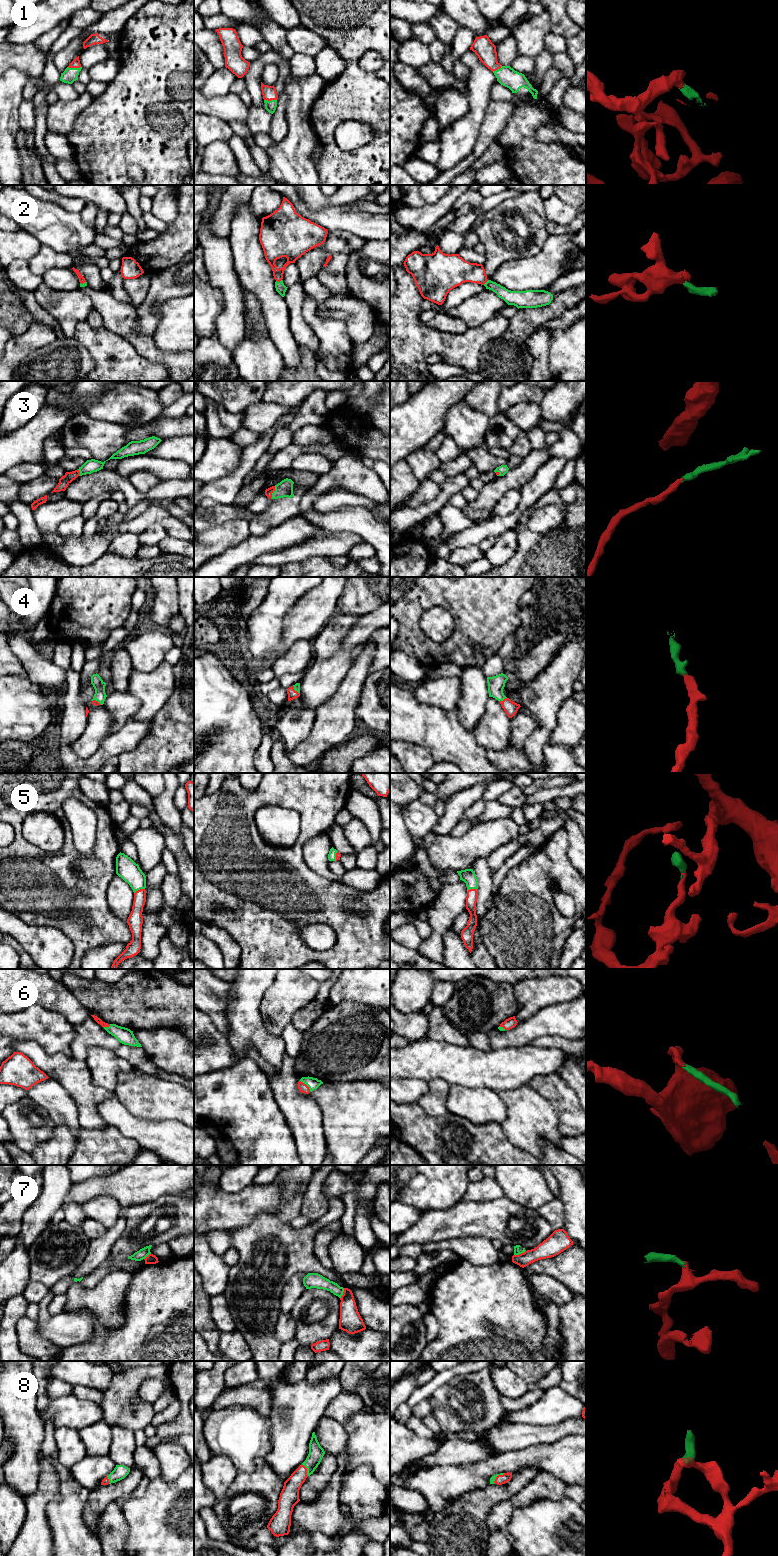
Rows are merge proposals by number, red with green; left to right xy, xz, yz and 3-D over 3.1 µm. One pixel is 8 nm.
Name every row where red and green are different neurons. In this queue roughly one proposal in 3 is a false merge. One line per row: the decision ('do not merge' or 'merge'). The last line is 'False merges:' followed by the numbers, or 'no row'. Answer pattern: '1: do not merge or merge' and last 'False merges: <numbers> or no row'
1: merge
2: merge
3: merge
4: merge
5: merge
6: merge
7: do not merge
8: merge
False merges: 7

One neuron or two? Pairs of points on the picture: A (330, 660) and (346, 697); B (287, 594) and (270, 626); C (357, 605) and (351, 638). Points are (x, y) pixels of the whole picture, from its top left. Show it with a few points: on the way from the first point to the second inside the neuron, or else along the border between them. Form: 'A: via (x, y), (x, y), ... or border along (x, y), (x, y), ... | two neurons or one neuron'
A: border along (352, 662), (335, 691), (325, 701) | two neurons
B: via (279, 602), (271, 611), (270, 618) | one neuron
C: border along (379, 606), (361, 616) | two neurons

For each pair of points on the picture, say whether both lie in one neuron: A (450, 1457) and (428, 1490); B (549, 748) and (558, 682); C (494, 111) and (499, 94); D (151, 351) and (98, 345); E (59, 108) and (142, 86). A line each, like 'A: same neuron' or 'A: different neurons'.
A: different neurons
B: different neurons
C: different neurons
D: different neurons
E: different neurons

